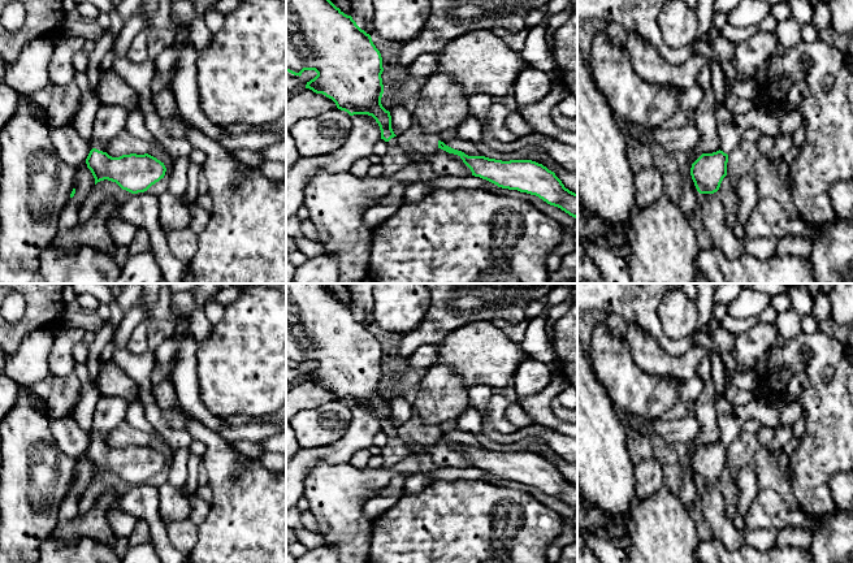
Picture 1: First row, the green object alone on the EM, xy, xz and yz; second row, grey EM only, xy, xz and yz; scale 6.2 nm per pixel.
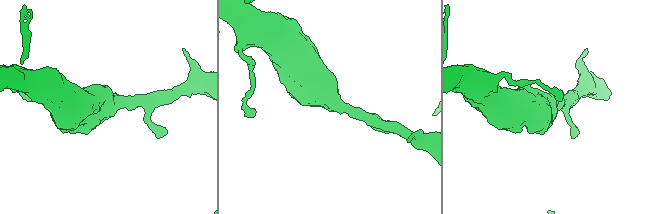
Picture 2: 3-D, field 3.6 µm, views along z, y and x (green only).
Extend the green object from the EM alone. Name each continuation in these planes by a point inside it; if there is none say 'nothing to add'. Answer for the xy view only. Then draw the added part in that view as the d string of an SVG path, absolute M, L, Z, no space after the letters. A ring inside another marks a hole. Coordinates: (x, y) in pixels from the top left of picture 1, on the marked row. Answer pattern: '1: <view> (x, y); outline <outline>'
1: xy (111, 120); outline M103 104L95 117L91 144L107 152L109 143L125 129L127 111L120 105Z

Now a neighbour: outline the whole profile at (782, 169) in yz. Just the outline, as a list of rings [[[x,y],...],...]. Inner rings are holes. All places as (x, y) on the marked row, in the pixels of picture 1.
[[[778,157],[771,161],[775,169],[775,173],[781,182],[783,187],[789,191],[793,186],[791,177],[789,177],[789,165],[781,159]]]

